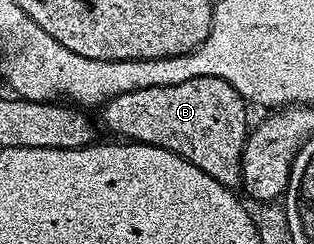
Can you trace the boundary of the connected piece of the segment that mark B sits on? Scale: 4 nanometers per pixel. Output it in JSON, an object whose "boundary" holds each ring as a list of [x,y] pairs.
{"boundary":[[[192,77],[180,85],[160,85],[156,89],[136,89],[132,93],[120,93],[120,97],[107,99],[100,108],[102,123],[111,131],[111,136],[131,143],[147,143],[160,149],[168,149],[184,161],[192,161],[196,169],[204,169],[208,177],[220,181],[220,185],[234,189],[242,181],[242,150],[246,144],[248,122],[246,123],[246,100],[220,77]]]}

